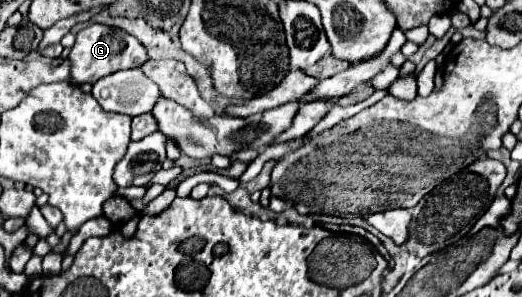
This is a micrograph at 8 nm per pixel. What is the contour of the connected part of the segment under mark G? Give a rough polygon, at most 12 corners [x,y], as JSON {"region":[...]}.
{"region":[[91,24],[69,52],[73,86],[141,66],[143,44]]}

